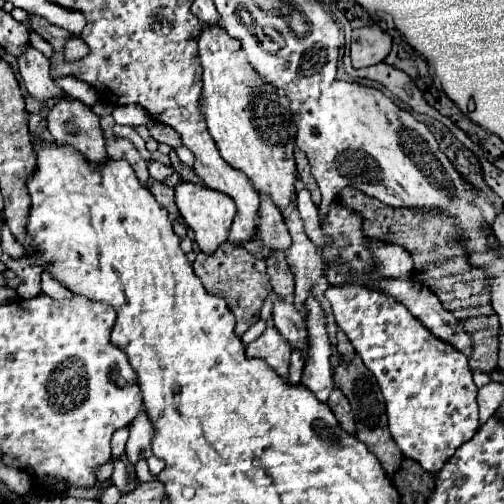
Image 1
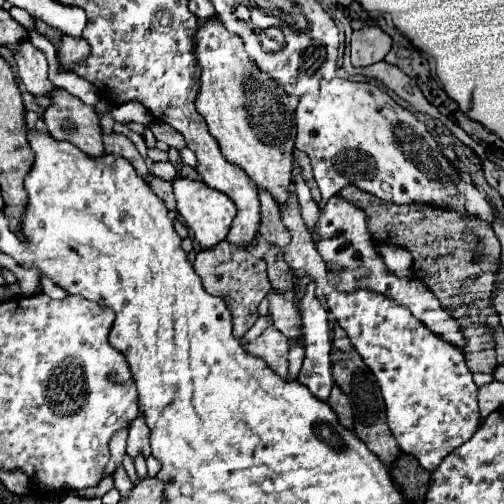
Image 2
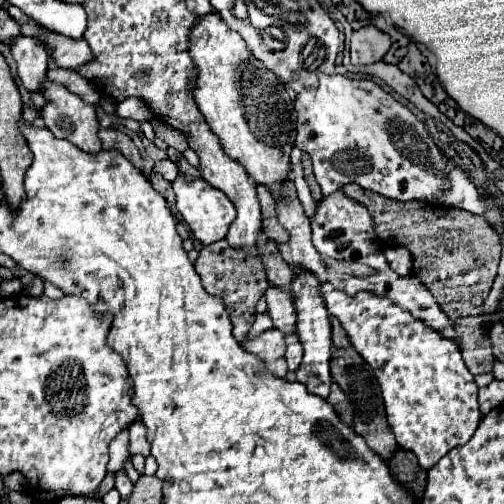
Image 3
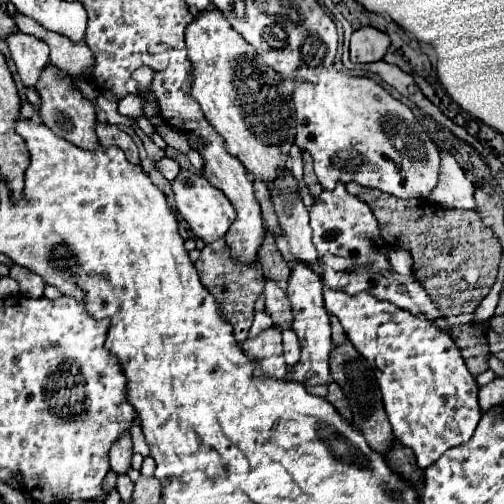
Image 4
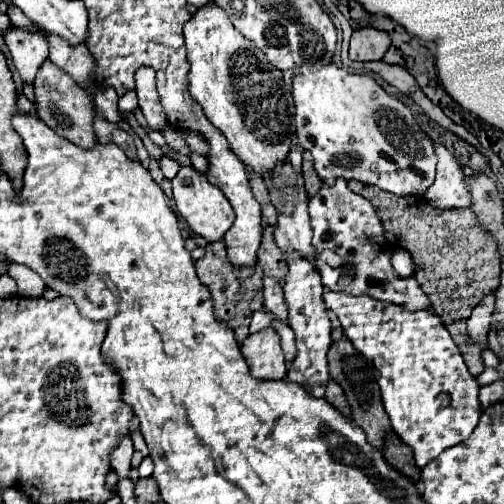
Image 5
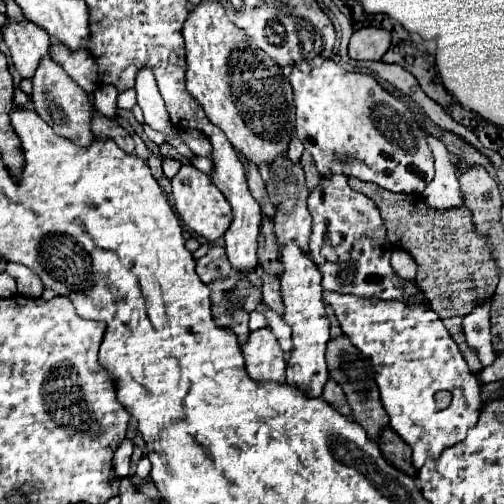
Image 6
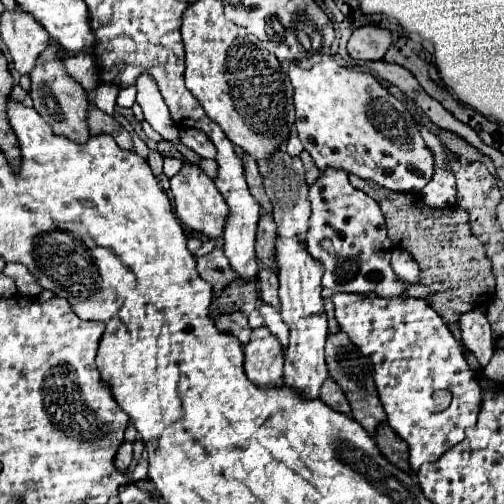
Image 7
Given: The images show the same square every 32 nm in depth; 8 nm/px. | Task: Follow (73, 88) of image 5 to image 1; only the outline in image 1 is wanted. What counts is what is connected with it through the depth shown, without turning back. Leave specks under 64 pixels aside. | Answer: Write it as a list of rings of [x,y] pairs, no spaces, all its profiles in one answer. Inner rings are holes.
[[[62,96],[50,110],[46,122],[56,144],[76,148],[90,162],[90,166],[104,164],[106,146],[100,118],[86,104],[80,100],[70,102]]]

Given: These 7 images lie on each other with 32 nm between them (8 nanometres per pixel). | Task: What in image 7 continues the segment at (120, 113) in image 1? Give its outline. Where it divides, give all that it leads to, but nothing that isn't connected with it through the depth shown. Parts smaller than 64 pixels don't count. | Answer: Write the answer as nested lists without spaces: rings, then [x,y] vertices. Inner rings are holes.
[[[134,86],[120,90],[120,94],[118,94],[118,106],[122,106],[122,108],[132,108],[134,102],[136,102],[136,88],[134,88]]]

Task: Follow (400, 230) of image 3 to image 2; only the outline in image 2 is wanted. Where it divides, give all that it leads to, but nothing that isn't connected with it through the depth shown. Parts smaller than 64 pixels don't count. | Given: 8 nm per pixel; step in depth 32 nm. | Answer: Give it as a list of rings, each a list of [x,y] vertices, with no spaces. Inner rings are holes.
[[[346,186],[342,194],[344,194],[344,200],[350,200],[350,204],[356,204],[358,208],[366,212],[368,232],[372,232],[376,240],[384,244],[402,246],[412,254],[414,278],[424,282],[448,312],[450,308],[454,308],[452,316],[460,324],[464,324],[462,334],[468,340],[466,348],[472,352],[492,350],[494,340],[472,340],[472,326],[476,324],[474,320],[482,316],[482,308],[486,306],[484,302],[490,298],[490,292],[494,286],[494,266],[496,266],[496,260],[500,258],[500,242],[492,226],[484,220],[466,222],[456,212],[442,210],[442,208],[430,208],[430,206],[420,206],[420,204],[402,204],[402,206],[386,204],[380,198],[370,196],[368,192],[362,192],[356,186]],[[434,234],[436,234],[436,240],[434,240]],[[476,238],[484,240],[482,252],[488,256],[486,262],[474,262],[474,252],[478,252],[478,248],[474,248]],[[472,302],[478,302],[478,304],[472,304]]]

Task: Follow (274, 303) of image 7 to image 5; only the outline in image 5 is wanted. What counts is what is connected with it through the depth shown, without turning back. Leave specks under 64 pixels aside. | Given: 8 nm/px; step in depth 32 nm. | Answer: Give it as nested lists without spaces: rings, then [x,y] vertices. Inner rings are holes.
[[[264,276],[264,310],[272,312],[278,320],[288,320],[288,306],[284,304],[284,292],[278,280]]]

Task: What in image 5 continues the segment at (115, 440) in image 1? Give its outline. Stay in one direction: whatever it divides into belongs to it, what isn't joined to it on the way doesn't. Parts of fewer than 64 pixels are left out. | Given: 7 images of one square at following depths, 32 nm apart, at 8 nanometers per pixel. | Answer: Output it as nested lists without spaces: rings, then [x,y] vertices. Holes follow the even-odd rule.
[[[124,436],[124,440],[120,440],[120,444],[112,450],[112,456],[110,456],[112,470],[114,470],[118,476],[128,476],[132,454],[134,454],[132,440],[130,440],[130,436]]]

